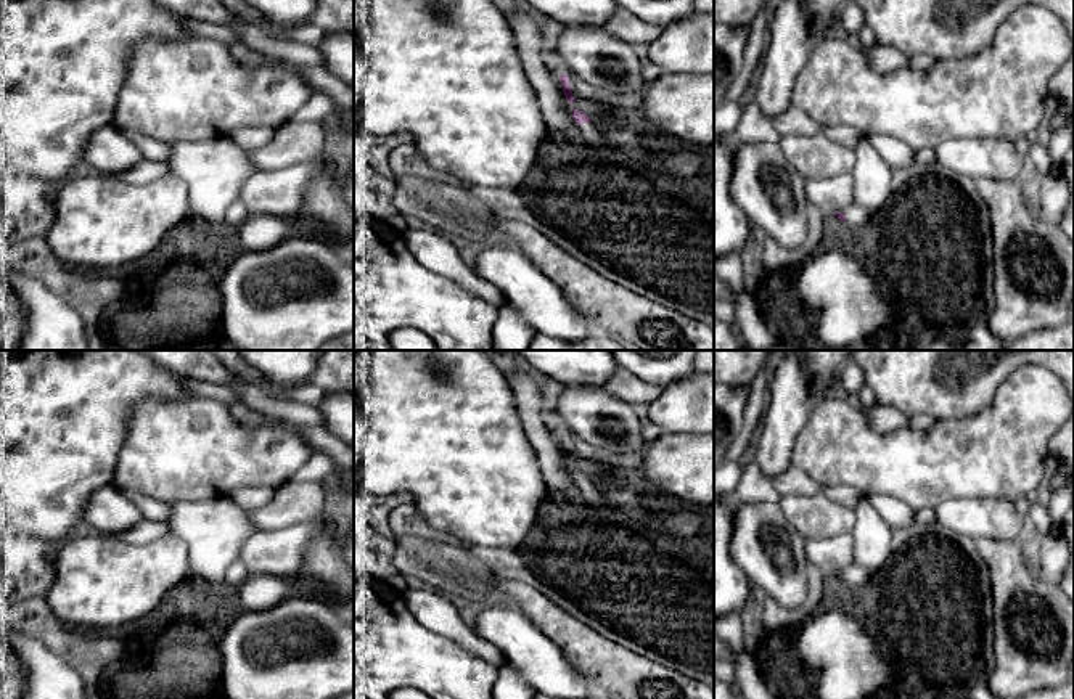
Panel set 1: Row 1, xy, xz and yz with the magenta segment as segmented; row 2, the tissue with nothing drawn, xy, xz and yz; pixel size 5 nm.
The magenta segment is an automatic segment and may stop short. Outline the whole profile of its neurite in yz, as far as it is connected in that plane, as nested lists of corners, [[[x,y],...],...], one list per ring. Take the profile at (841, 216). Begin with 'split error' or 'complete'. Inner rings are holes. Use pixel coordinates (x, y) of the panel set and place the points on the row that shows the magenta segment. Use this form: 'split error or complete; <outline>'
split error; [[[852,206],[846,214],[834,212],[833,215],[849,227],[857,227],[870,217],[870,214],[867,214],[862,207],[855,207],[855,206]]]

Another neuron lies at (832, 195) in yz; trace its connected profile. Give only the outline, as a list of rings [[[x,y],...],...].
[[[841,174],[830,178],[810,178],[804,183],[807,201],[815,204],[825,217],[847,212],[854,206],[854,178]]]

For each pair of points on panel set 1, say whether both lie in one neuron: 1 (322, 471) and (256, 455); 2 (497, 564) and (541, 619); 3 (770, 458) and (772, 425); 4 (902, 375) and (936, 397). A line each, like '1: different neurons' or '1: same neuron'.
1: different neurons
2: different neurons
3: same neuron
4: same neuron

